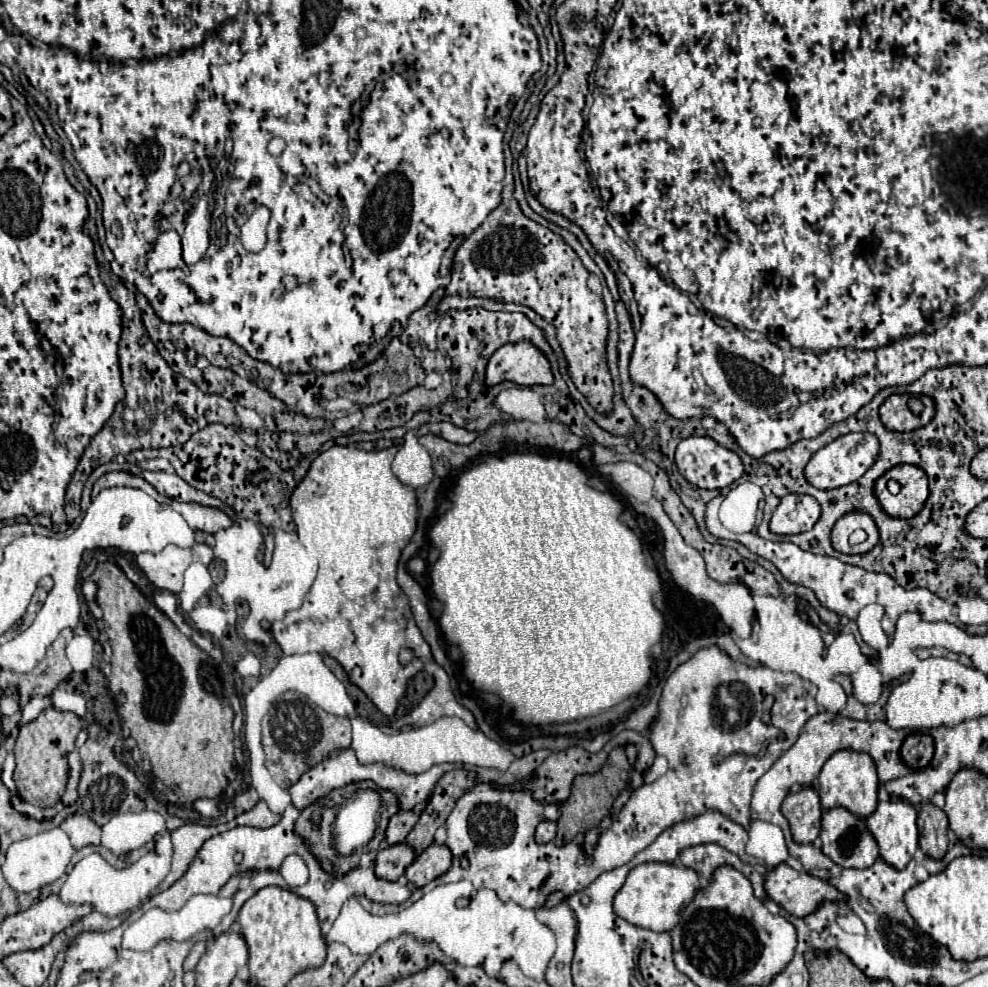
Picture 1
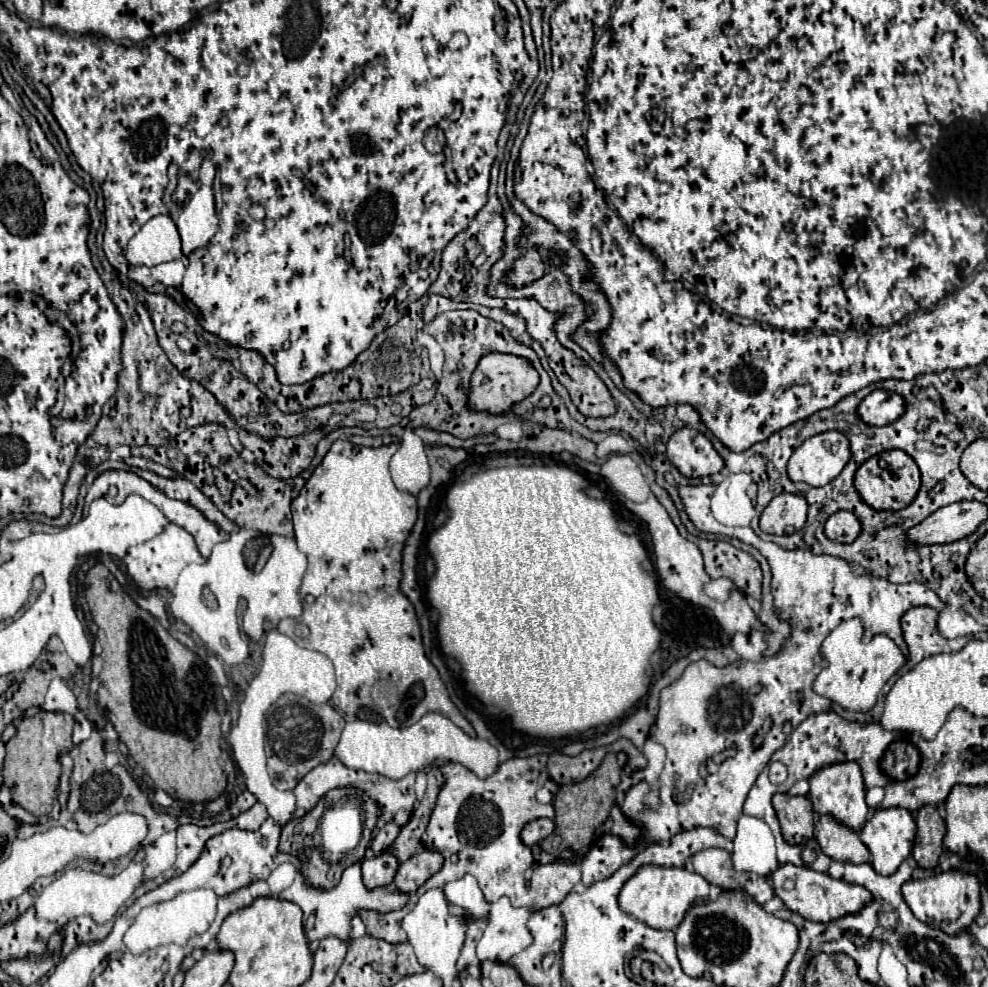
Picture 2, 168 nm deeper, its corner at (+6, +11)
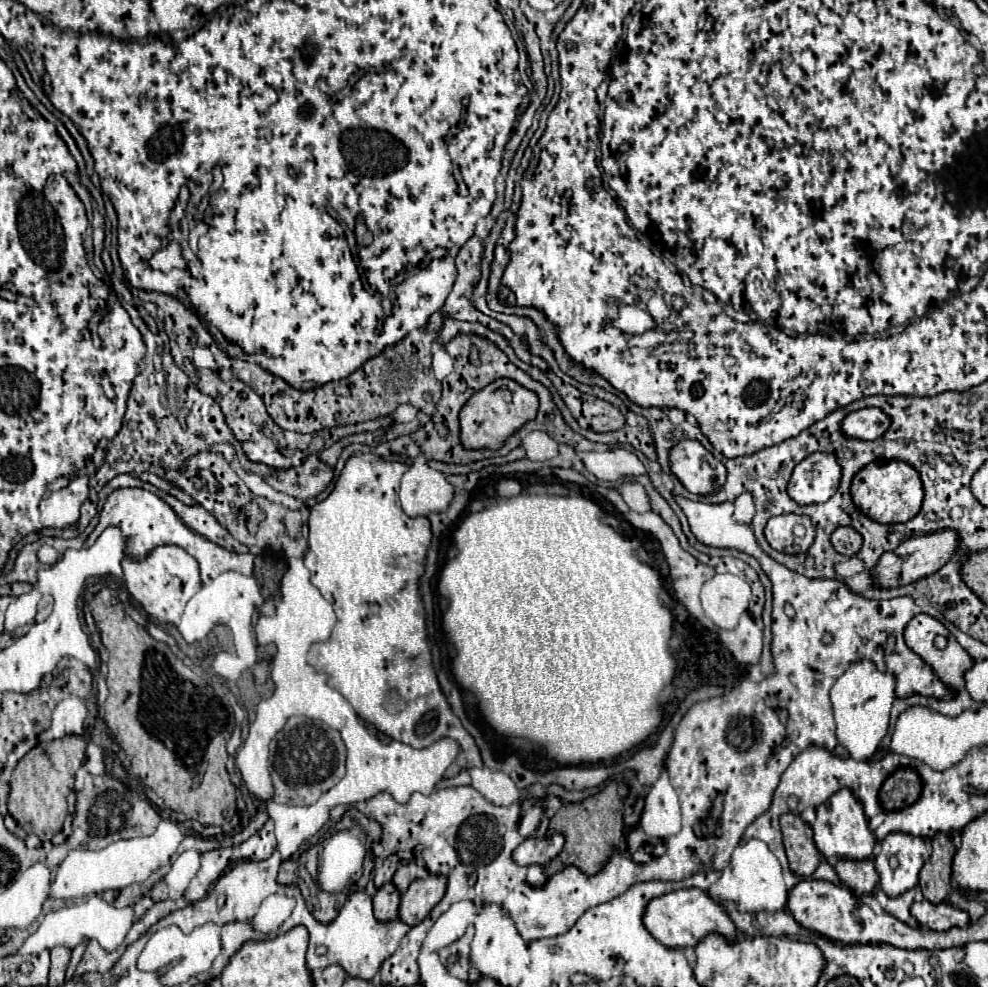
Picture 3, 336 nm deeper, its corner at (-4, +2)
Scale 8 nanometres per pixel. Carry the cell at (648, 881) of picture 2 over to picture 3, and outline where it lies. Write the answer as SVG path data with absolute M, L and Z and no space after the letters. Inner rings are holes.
M681 888L649 900L649 904L645 906L643 924L653 934L653 938L657 938L661 944L669 948L695 946L705 934L711 934L711 932L723 934L729 942L733 942L737 934L737 928L733 926L723 906L715 904L715 900L705 890L699 890L699 888Z

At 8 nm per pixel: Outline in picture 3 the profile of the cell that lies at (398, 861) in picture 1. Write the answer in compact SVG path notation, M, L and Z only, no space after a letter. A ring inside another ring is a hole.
M387 882L385 886L377 888L375 898L373 898L373 910L377 920L395 920L399 914L399 902L401 902L401 892L393 882Z

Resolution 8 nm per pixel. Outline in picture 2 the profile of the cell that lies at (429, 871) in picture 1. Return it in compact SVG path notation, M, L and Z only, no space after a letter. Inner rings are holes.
M421 851L415 853L409 861L401 863L395 875L395 885L397 891L401 893L415 893L433 873L437 873L443 865L443 855L435 851Z

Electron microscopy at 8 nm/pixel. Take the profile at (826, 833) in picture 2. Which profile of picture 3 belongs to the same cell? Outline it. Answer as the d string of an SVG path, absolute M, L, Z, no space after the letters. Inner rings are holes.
M839 858L835 862L835 870L837 870L837 874L845 886L855 886L857 896L871 894L879 882L879 874L875 870L873 858L867 858L861 862Z

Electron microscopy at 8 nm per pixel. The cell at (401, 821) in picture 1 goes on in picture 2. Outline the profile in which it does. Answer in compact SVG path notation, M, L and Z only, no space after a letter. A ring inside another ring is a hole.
M387 823L385 827L381 827L375 835L375 839L371 841L371 851L375 855L381 855L383 851L387 851L391 847L391 843L395 841L395 837L399 835L399 827L395 823Z

